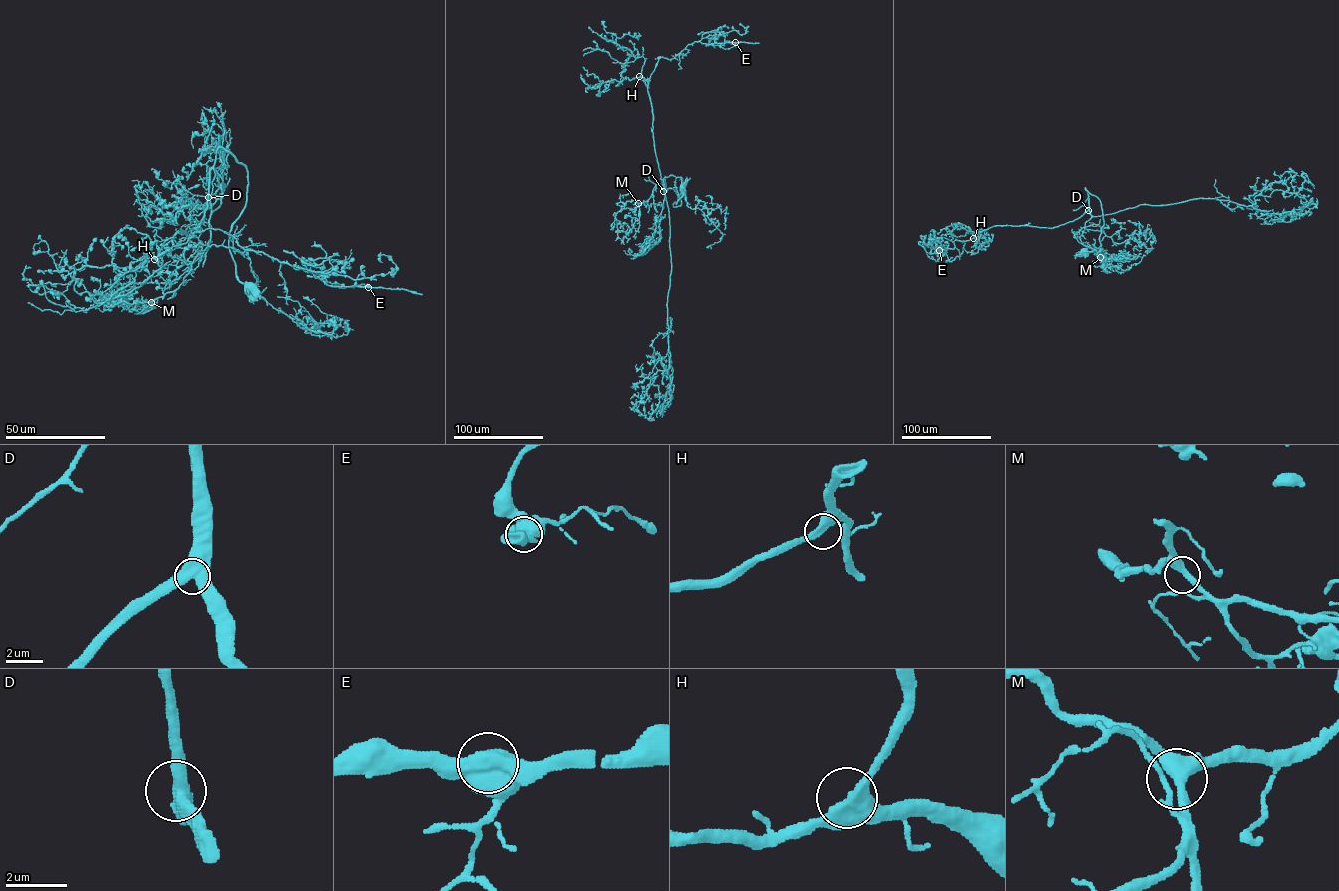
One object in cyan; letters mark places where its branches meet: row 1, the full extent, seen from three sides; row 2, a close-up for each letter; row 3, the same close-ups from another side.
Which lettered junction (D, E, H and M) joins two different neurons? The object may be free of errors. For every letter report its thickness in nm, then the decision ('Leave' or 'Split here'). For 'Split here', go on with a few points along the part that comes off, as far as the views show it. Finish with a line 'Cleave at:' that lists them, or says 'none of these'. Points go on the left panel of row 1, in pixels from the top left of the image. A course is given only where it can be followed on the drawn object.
D: Thickness 500 nm. Leave
E: Thickness 700 nm. Split here. Course of the part to remove: (368, 287), (328, 285), (322, 278), (322, 263), (309, 265), (283, 250)
H: Thickness 480 nm. Leave
M: Thickness 400 nm. Leave
Cleave at: E

